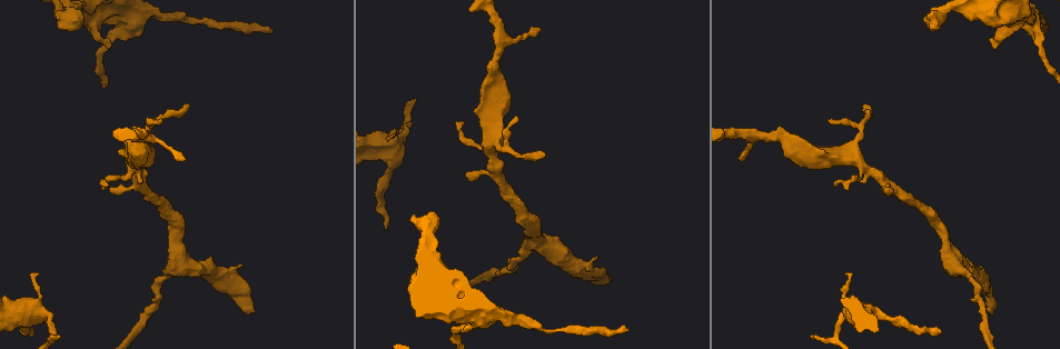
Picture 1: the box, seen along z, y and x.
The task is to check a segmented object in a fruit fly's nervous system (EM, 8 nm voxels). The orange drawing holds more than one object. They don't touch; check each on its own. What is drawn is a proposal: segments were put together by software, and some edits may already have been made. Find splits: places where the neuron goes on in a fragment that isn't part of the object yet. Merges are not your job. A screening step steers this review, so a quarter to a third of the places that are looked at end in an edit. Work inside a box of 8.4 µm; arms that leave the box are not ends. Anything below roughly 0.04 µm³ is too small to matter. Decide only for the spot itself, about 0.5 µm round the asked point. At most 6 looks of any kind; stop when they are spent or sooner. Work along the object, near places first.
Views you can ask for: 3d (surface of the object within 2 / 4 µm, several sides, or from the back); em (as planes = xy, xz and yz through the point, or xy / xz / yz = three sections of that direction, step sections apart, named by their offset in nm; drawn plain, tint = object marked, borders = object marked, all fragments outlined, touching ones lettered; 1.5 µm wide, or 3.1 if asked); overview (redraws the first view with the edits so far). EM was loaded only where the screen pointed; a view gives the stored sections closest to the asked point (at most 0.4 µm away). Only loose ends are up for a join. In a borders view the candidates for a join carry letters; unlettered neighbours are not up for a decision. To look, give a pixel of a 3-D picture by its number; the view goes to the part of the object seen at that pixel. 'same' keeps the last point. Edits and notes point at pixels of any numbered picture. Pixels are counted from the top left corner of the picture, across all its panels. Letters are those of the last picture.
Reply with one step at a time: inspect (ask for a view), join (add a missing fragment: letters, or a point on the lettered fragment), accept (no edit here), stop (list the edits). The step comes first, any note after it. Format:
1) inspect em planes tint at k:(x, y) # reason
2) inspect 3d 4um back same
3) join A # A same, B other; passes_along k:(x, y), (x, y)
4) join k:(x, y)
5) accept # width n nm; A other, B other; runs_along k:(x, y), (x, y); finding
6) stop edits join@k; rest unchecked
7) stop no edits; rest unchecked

inspect 3d 2um at 1:(1034, 36)

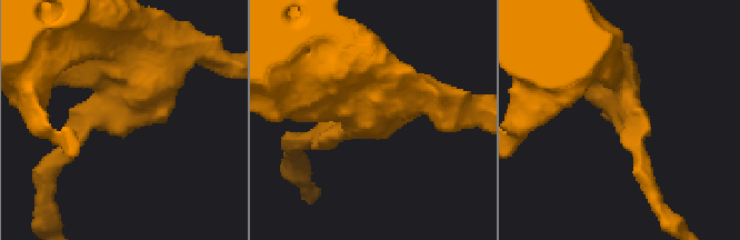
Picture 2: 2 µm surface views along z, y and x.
inspect em planes tint at 2:(619, 129) # now the EM

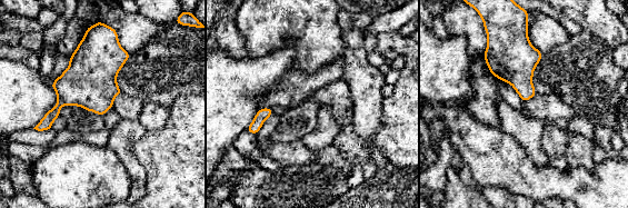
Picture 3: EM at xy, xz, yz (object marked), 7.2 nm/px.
inspect em planes borders same # see the neighbours

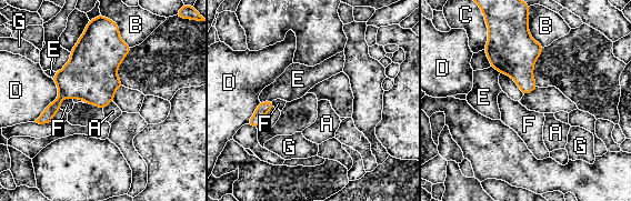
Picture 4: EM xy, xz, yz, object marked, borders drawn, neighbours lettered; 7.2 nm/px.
accept # width 320 nm; A other, B other, C other, D other, E other, F other, G other; border 4:(112, 101), (103, 109); none of them fits

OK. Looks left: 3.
inspect 3d 2um back at 1:(927, 18) # an open end

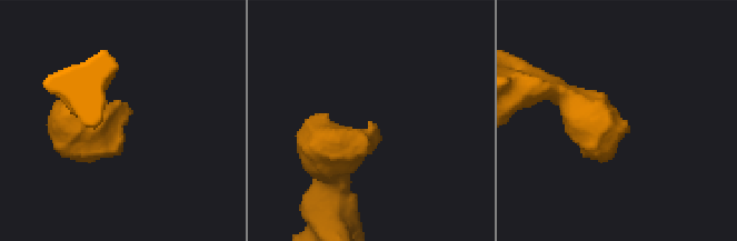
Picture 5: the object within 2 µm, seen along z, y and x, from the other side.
inspect em planes tint at 5:(375, 123) # now the EM

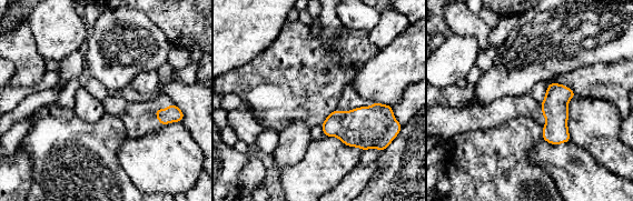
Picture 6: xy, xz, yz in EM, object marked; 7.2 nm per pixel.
inspect em planes borders same # see the neighbours

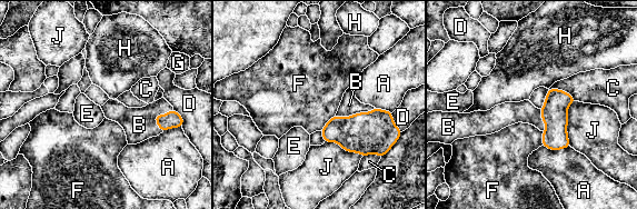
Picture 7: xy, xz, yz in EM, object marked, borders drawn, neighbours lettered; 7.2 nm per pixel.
join B # A other, B same, C other, D other, E other, F other, G other, H other, J other; passes_along 7:(374, 132), (355, 113), (349, 105); it goes on there

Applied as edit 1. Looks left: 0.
stop edits join@7; rest unchecked

